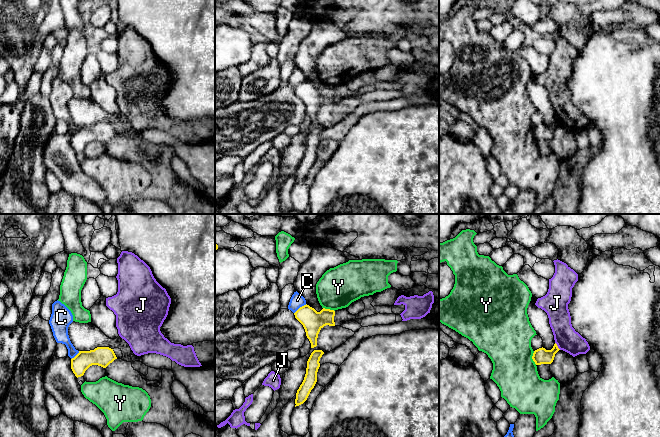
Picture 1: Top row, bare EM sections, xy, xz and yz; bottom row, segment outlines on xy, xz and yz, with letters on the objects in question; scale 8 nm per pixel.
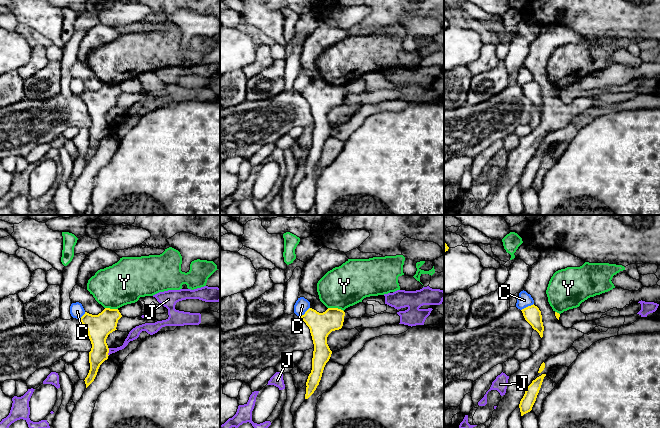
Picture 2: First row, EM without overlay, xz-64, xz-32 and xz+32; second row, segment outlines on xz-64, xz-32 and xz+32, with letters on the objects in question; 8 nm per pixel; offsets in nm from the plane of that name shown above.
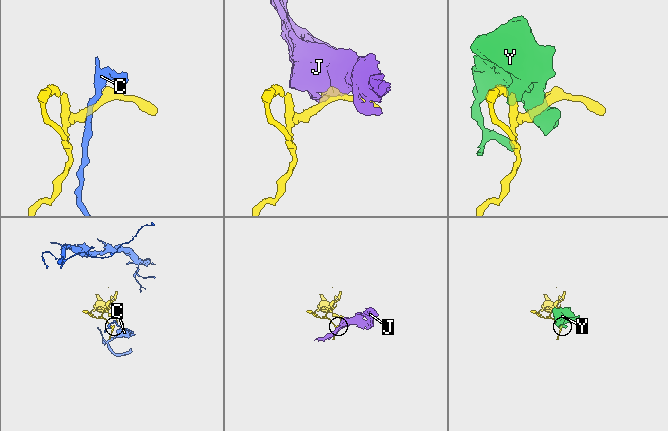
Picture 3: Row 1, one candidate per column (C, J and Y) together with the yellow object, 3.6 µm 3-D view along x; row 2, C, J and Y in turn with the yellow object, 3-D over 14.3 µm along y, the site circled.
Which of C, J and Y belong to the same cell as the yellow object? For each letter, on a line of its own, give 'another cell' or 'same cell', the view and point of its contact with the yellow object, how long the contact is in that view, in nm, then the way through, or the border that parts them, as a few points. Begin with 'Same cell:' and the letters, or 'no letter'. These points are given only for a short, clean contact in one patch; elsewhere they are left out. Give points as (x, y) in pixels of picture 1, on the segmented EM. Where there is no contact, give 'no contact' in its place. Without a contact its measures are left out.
Same cell: no letter
C: another cell; meets yellow in xz at (300, 307); contact 130 nm long; border along xz (306, 304), (302, 305), (294, 313)
J: another cell; meets yellow in yz at (557, 346); contact 80 nm long; border along yz (555, 342), (560, 349)
Y: another cell; meets yellow in yz at (532, 358); contact 110 nm long; border along yz (533, 351), (532, 358), (536, 364)

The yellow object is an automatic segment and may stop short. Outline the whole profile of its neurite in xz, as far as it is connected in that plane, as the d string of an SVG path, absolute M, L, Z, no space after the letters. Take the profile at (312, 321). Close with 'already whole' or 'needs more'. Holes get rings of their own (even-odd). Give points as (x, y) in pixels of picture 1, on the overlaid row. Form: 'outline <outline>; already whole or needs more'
outline M309 305L300 307L295 313L295 318L303 325L306 336L311 343L311 348L317 346L317 338L320 330L326 326L335 326L335 311L323 308L317 312Z; already whole

